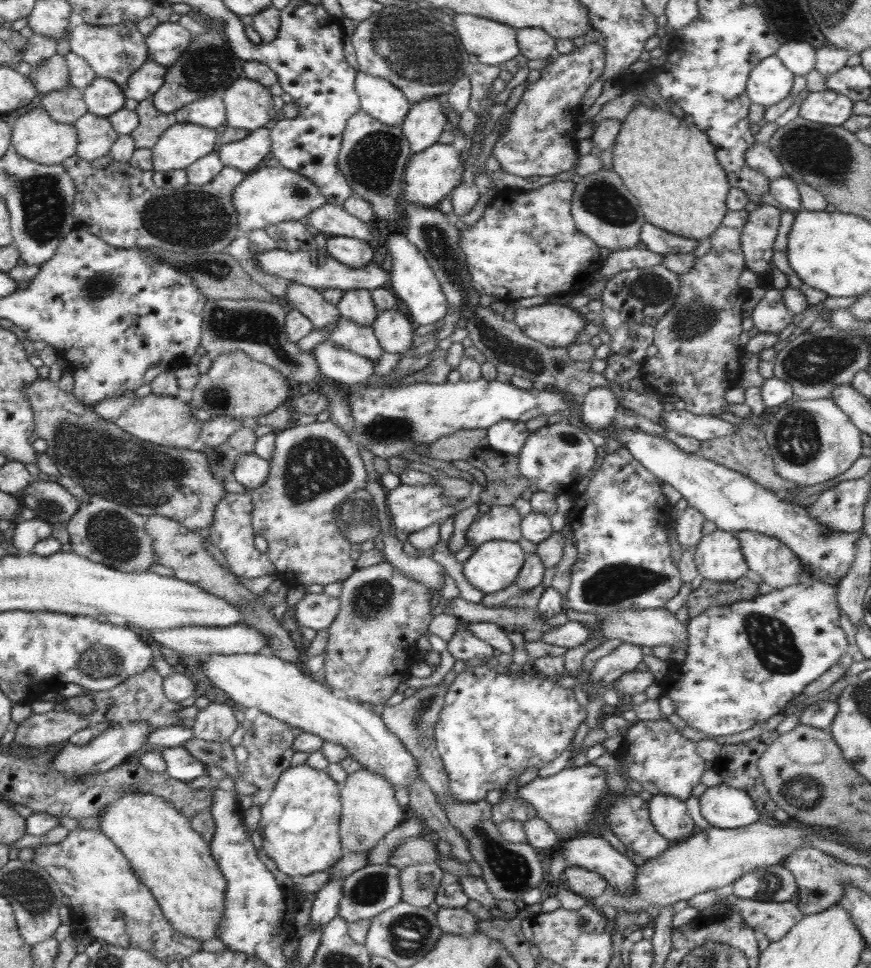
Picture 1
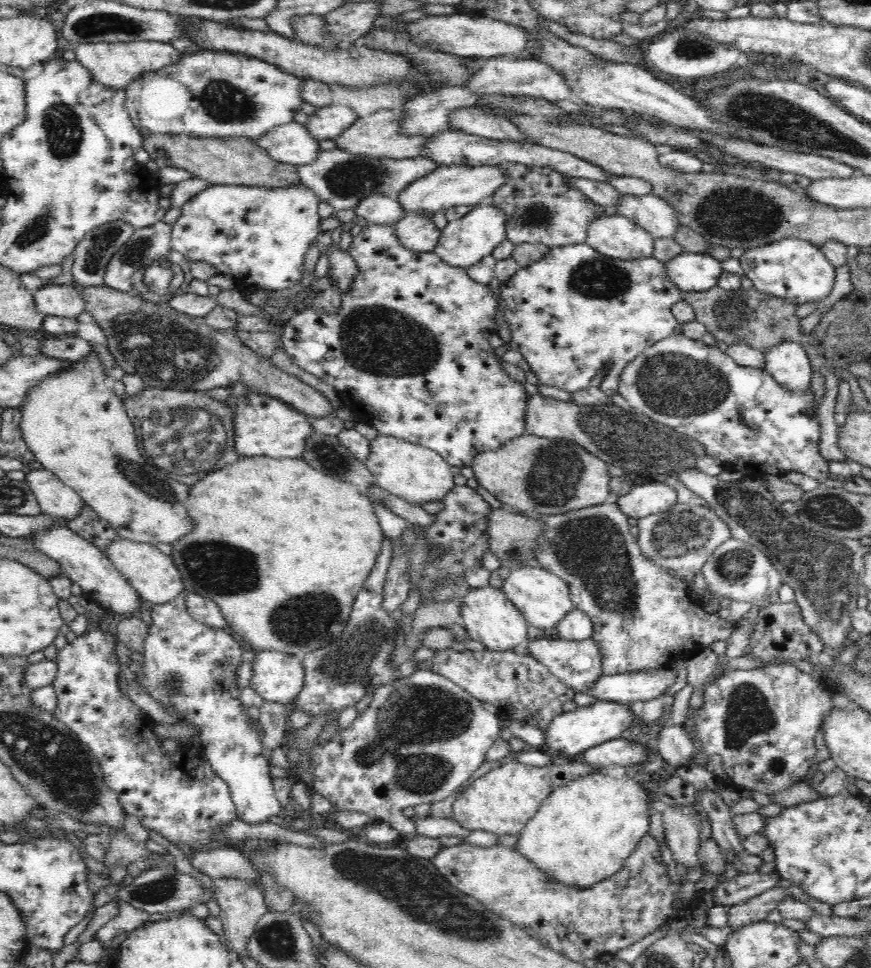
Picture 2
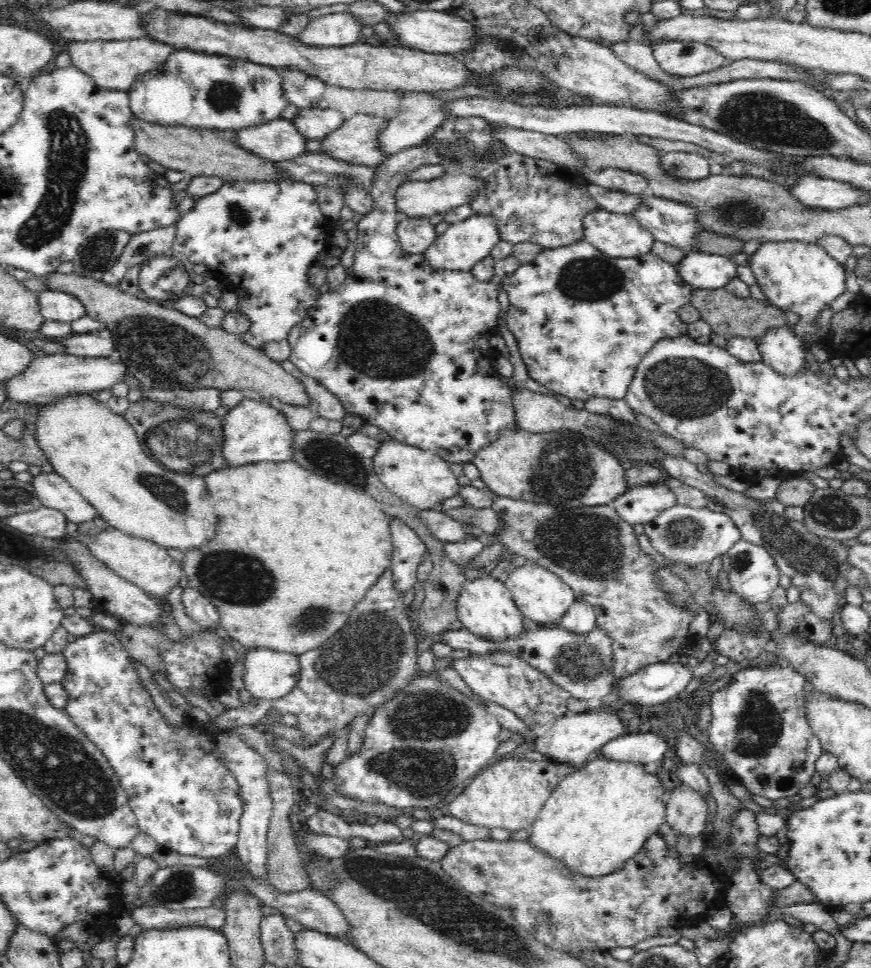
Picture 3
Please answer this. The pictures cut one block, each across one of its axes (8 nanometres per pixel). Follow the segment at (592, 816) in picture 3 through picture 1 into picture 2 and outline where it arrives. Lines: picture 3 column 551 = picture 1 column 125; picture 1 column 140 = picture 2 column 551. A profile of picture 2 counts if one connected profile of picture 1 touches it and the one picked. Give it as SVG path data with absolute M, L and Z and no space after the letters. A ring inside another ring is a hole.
M610 768L592 772L582 778L574 778L566 786L553 790L550 796L542 801L526 828L520 832L514 847L552 882L586 888L622 870L626 858L650 830L650 802L650 793L644 789L638 776L628 770Z

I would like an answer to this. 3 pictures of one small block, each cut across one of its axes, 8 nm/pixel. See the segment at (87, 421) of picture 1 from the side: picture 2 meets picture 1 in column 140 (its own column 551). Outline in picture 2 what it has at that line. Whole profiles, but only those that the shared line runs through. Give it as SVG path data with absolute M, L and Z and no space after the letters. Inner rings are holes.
M526 433L496 450L477 454L471 462L478 485L509 509L528 514L564 514L608 502L608 464L571 440Z

